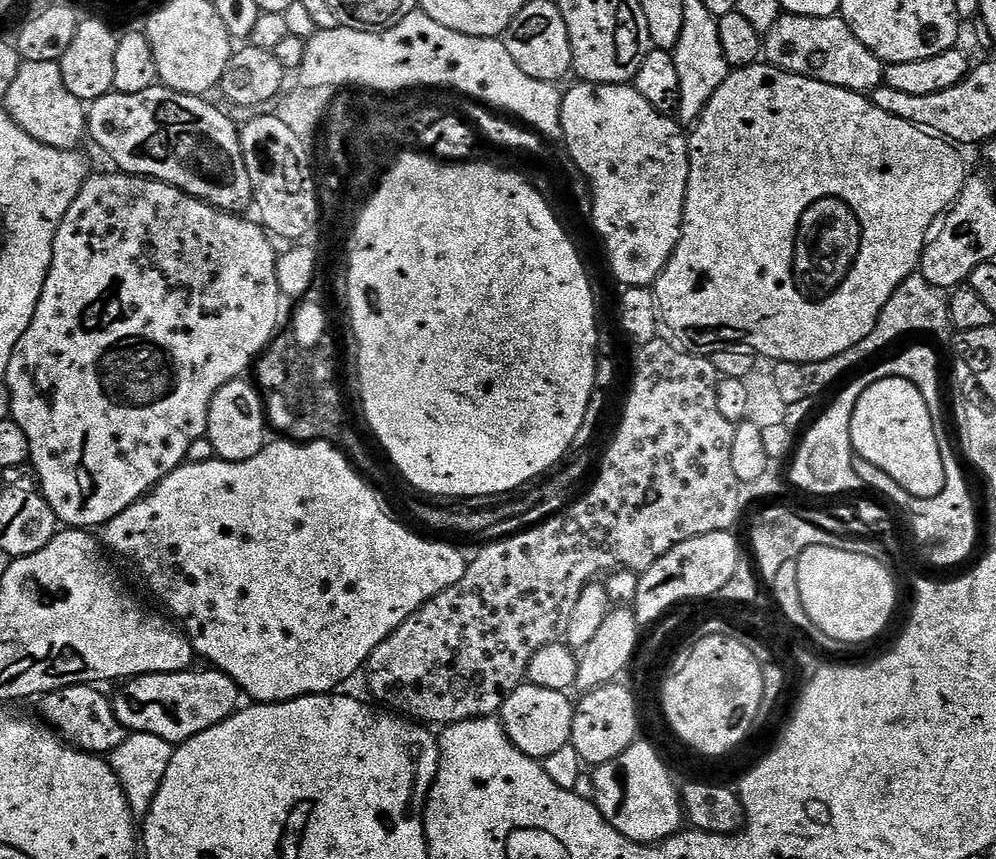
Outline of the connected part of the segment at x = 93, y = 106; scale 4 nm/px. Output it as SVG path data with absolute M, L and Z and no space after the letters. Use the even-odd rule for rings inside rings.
M163 86L142 90L142 94L122 94L113 90L91 101L87 109L87 135L90 140L92 136L93 142L116 163L113 165L119 171L129 176L161 180L221 212L247 213L247 208L253 207L254 197L250 174L246 174L246 162L242 158L240 128L222 109L206 101L204 96L191 96Z

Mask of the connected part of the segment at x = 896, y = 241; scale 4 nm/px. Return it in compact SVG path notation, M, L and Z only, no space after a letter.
M757 62L748 65L747 68L736 68L729 71L726 82L722 82L722 86L718 86L718 90L712 94L710 102L704 106L704 113L701 114L700 119L696 121L691 129L688 136L688 197L684 203L684 227L680 229L680 241L676 247L676 253L672 256L672 261L664 267L663 274L656 279L654 285L656 302L660 309L663 327L665 329L669 328L674 335L681 336L684 340L689 340L692 343L689 345L700 346L696 344L720 343L716 345L743 346L745 349L755 353L757 357L763 358L768 362L821 363L824 359L832 359L838 354L842 354L843 351L850 350L851 347L863 345L869 339L867 336L875 328L877 331L878 325L881 323L880 315L882 310L886 306L886 302L890 302L894 290L898 290L900 283L907 276L913 275L921 267L926 247L924 235L928 231L931 233L933 231L932 223L937 219L936 224L953 207L954 203L964 192L964 187L969 183L970 178L968 178L967 170L964 169L963 158L956 153L959 151L949 141L918 127L917 124L911 124L894 114L890 114L879 103L871 104L868 101L871 99L867 95L851 92L838 86L830 86L826 82L811 80L793 72L783 72L779 66L772 65L771 68L770 65L764 63Z

